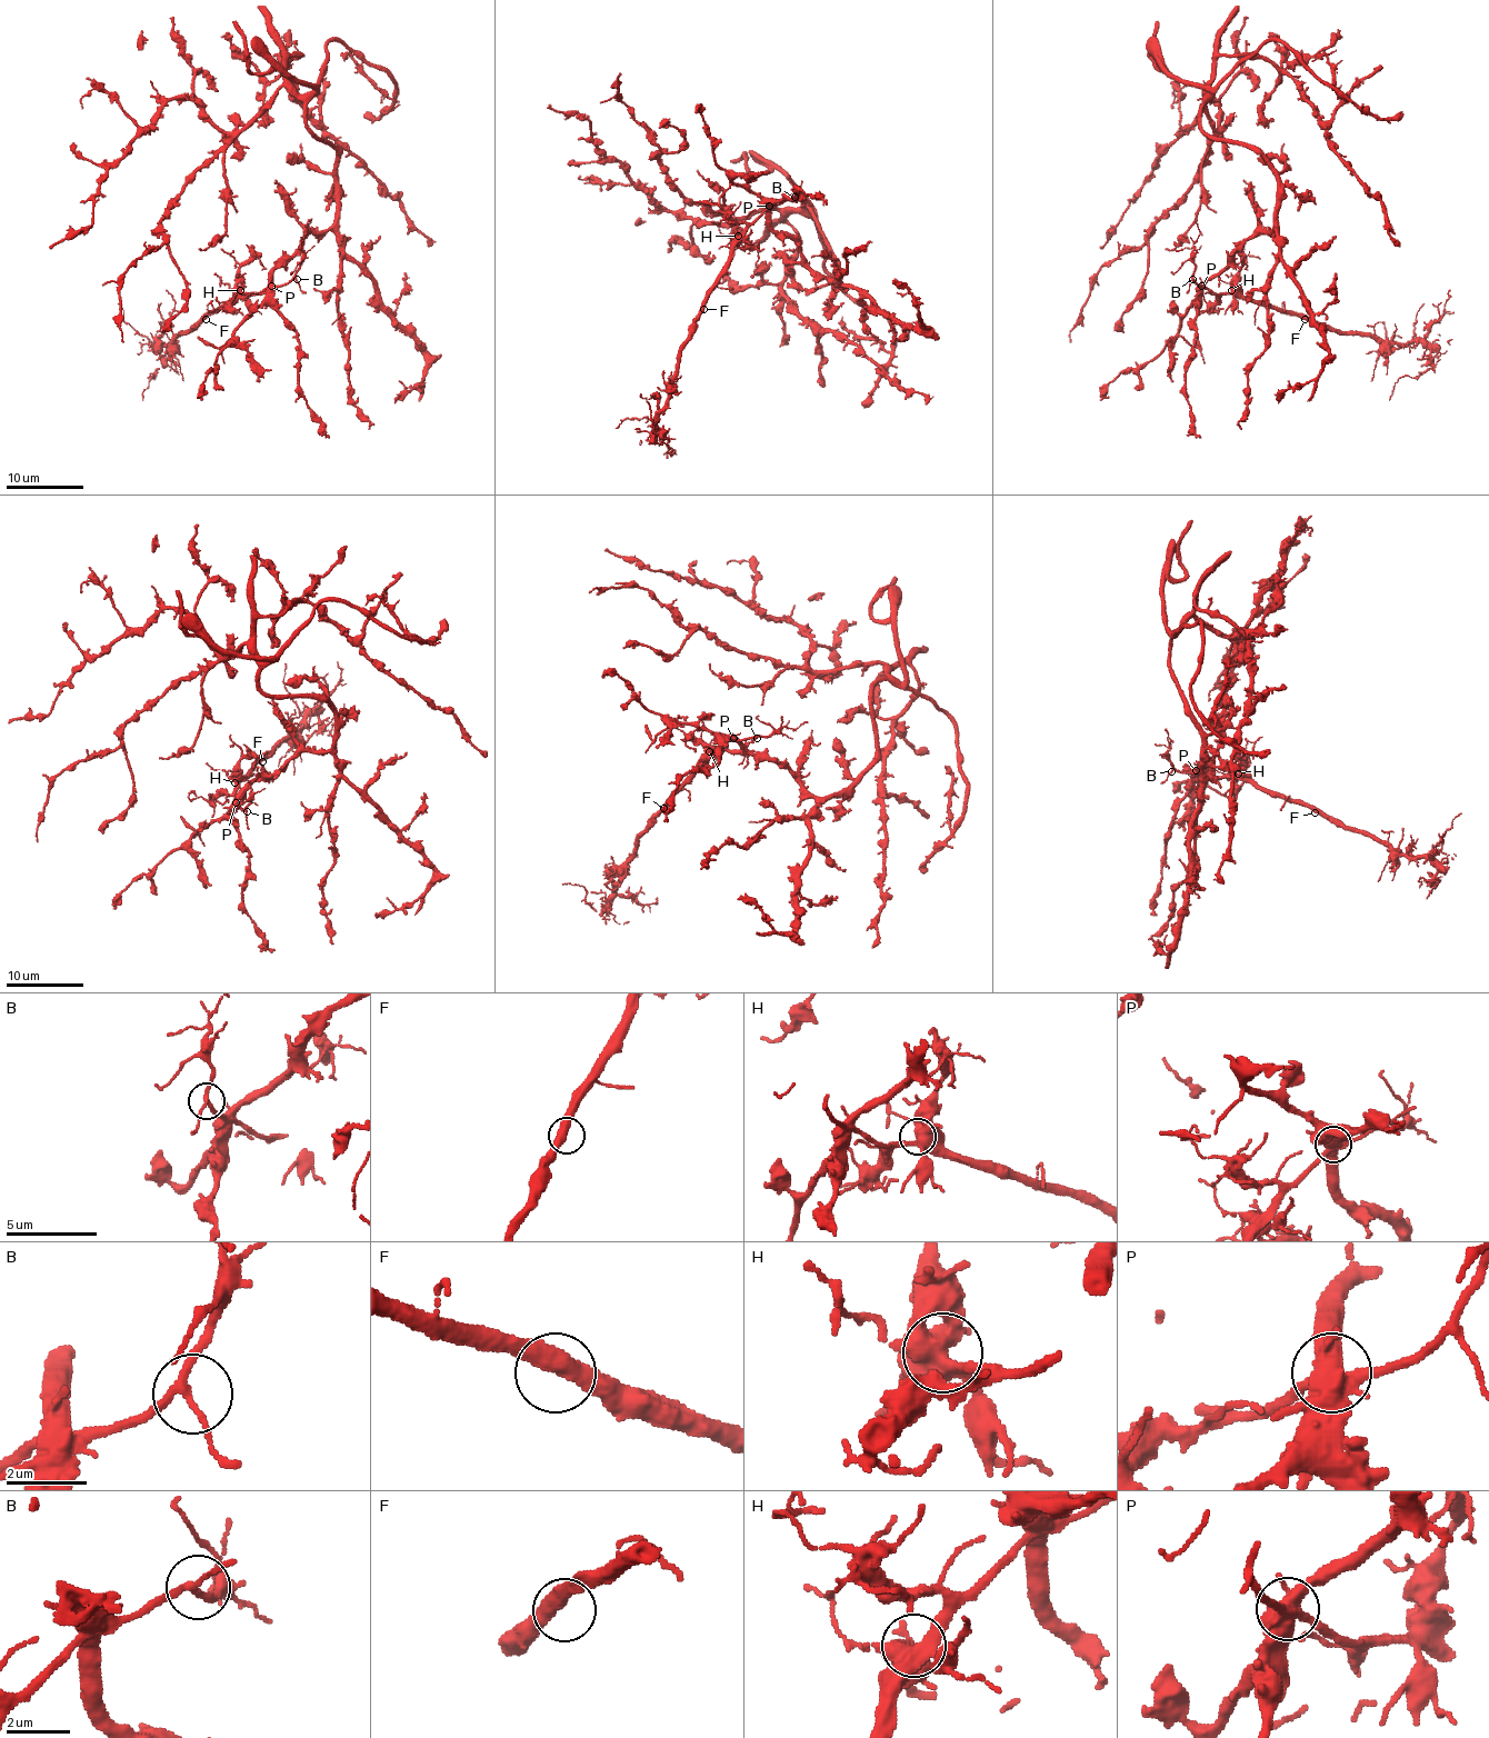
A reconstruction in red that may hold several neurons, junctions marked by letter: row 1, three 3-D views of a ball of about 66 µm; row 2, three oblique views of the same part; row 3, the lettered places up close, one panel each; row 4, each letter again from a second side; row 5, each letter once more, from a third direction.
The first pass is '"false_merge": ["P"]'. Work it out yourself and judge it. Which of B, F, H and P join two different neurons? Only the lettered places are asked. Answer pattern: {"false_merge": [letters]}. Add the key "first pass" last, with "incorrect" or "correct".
{"false_merge": ["P"], "first pass": "correct"}

